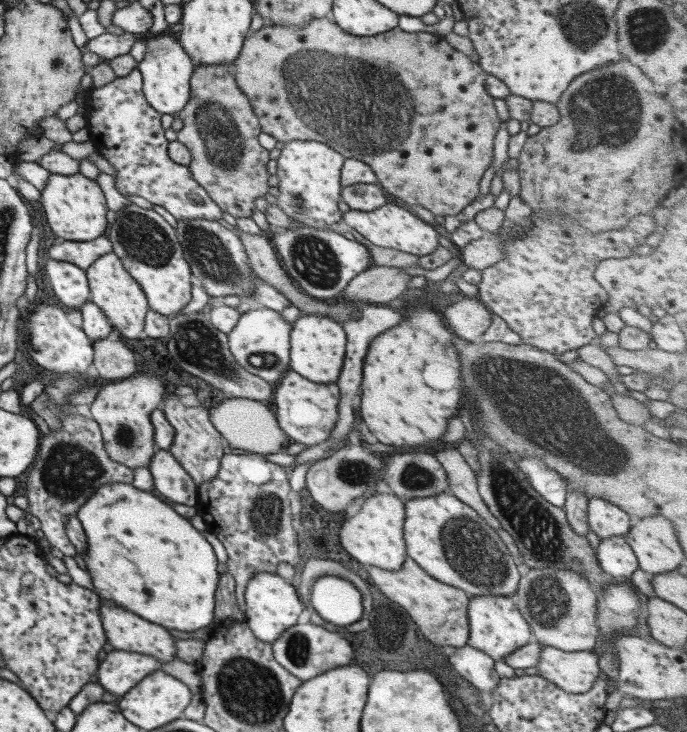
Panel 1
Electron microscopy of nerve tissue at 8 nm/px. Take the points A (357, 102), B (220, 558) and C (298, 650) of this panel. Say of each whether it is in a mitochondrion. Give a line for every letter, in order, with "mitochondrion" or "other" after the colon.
A: mitochondrion
B: other
C: mitochondrion

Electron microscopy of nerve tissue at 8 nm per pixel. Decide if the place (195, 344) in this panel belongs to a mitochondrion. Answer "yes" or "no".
yes

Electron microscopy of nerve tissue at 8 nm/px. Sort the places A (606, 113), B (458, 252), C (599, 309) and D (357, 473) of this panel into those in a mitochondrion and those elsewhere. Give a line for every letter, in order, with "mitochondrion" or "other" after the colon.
A: mitochondrion
B: other
C: other
D: mitochondrion

